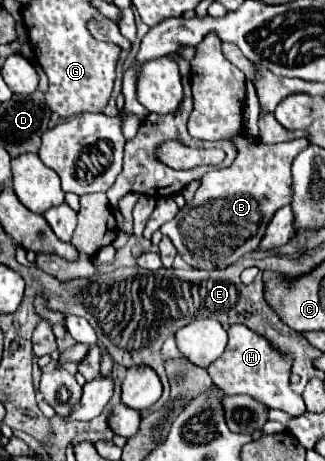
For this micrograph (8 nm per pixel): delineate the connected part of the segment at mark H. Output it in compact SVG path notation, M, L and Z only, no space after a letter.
M231 325L227 329L229 343L227 349L219 359L215 359L207 371L213 383L225 391L225 395L249 395L269 409L281 409L289 415L301 415L305 411L305 403L301 395L293 393L289 387L289 371L291 371L291 357L281 355L275 351L267 339L253 333L245 325Z

